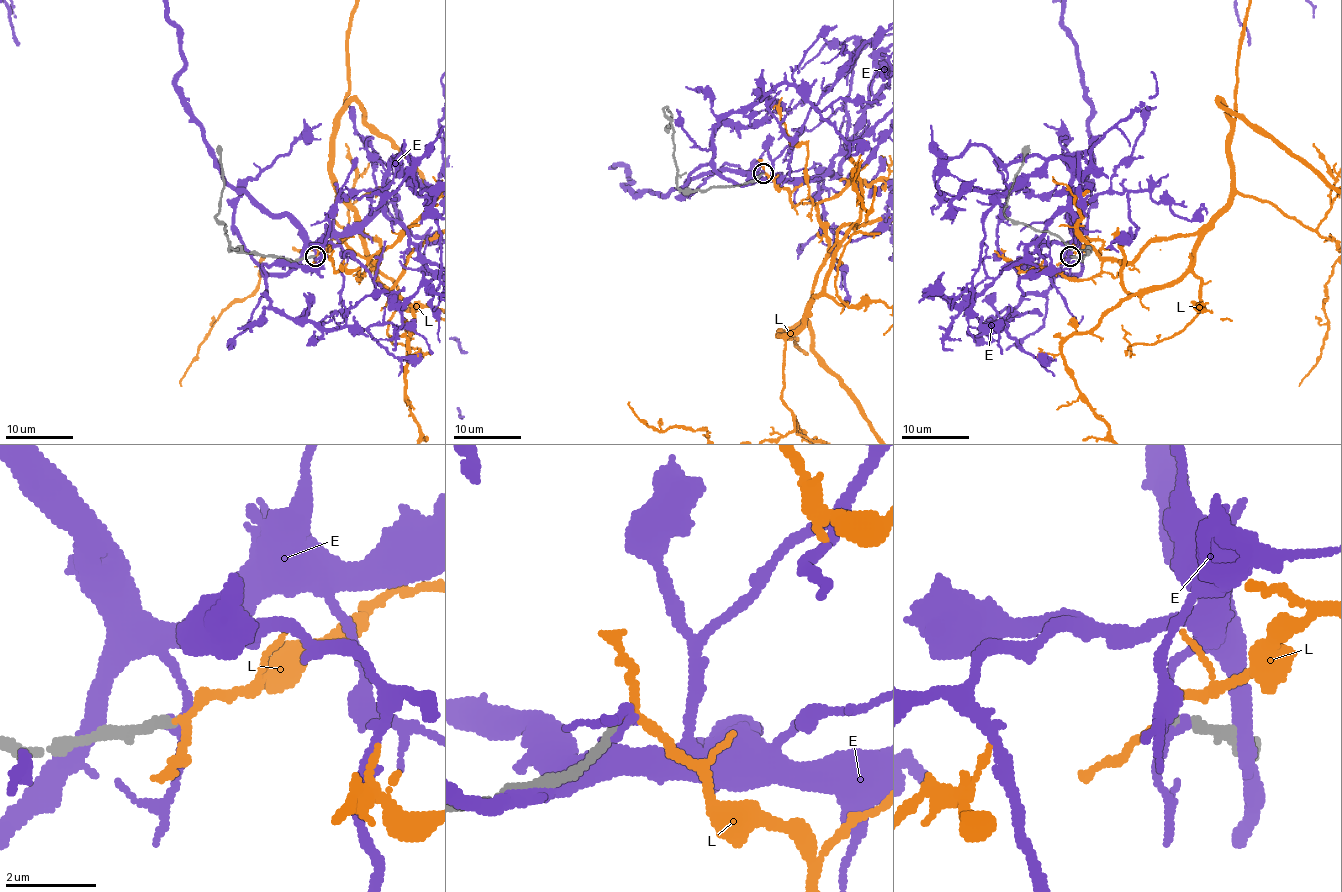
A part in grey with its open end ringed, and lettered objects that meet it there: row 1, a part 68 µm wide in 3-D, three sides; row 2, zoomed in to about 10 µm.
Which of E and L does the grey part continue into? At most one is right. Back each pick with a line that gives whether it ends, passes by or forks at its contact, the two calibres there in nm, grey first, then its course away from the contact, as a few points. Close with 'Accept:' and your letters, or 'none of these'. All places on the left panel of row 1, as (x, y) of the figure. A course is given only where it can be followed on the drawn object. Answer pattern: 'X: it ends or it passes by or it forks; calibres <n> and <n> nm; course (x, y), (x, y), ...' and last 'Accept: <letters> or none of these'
Accept: none of these

